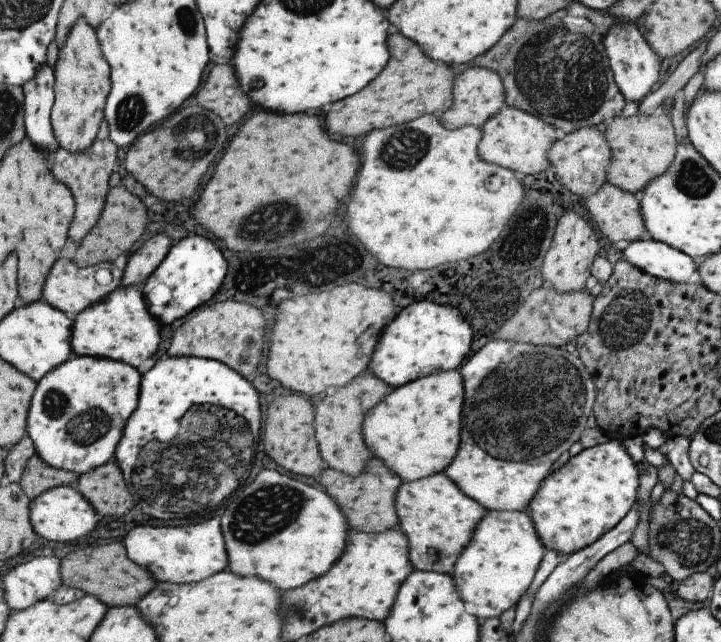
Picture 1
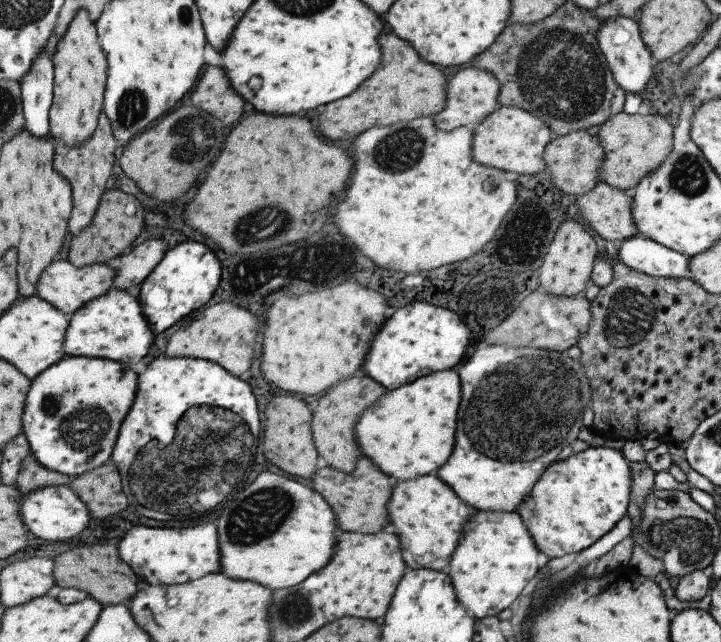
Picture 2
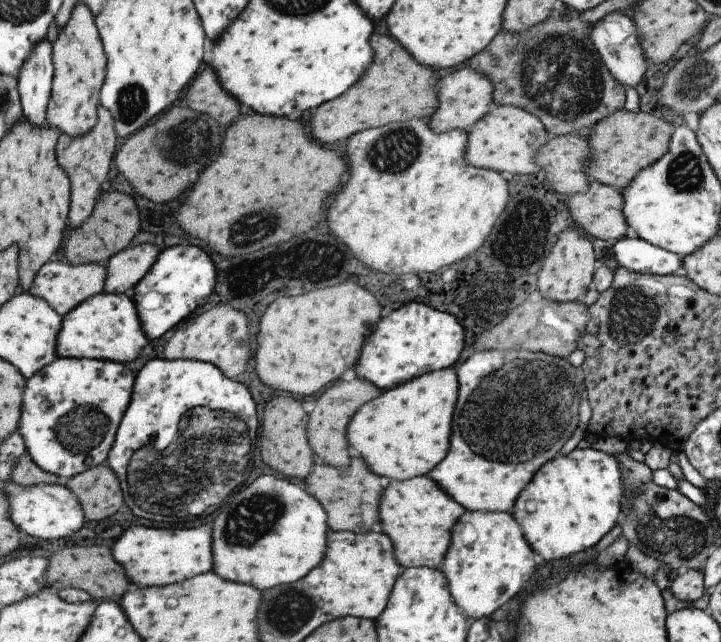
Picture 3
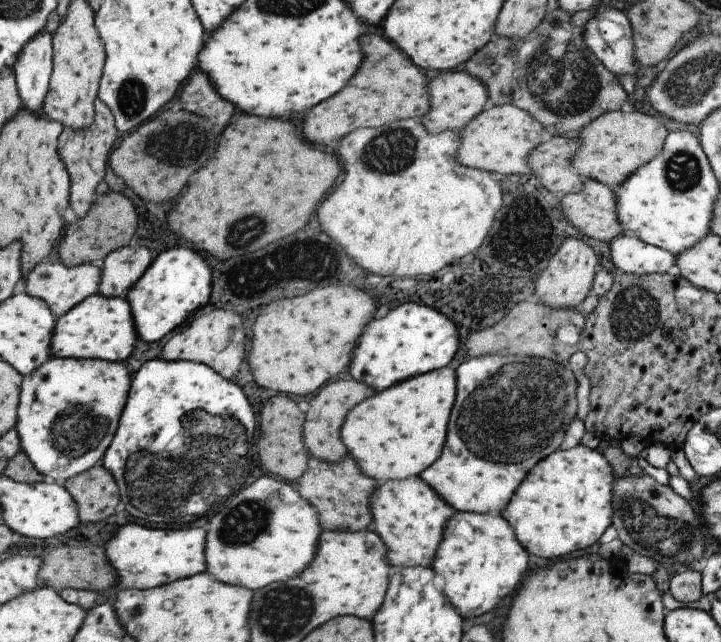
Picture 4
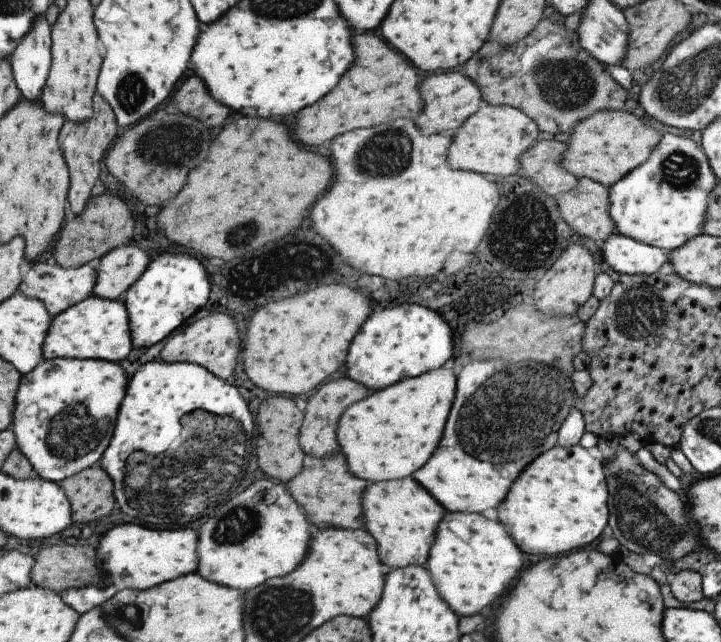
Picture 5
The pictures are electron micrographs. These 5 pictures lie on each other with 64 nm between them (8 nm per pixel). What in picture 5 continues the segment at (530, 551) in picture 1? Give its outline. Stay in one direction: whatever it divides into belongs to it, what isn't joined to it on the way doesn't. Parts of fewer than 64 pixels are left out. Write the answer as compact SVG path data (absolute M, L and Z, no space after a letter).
M445 511L437 523L434 539L428 548L425 570L428 572L437 594L459 617L473 616L481 608L493 604L521 572L522 556L499 521L488 520L481 513L460 513Z

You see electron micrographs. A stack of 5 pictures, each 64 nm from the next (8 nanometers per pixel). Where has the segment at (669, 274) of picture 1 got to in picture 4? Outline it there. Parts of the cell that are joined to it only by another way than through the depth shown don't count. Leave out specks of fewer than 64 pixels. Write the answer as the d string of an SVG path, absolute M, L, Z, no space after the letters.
M625 232L608 244L609 258L617 272L632 275L664 273L674 264L674 255L666 250L645 244Z

